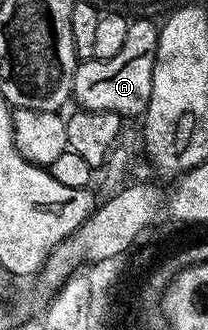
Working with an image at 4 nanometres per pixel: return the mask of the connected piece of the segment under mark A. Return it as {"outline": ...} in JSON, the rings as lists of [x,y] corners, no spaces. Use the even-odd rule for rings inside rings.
{"outline":[[[131,20],[129,35],[120,52],[113,54],[113,58],[96,60],[87,58],[84,62],[76,63],[73,90],[71,95],[74,103],[80,109],[92,112],[105,110],[115,112],[118,116],[130,118],[138,117],[147,111],[147,103],[153,90],[153,66],[157,54],[160,25],[151,20]]]}

